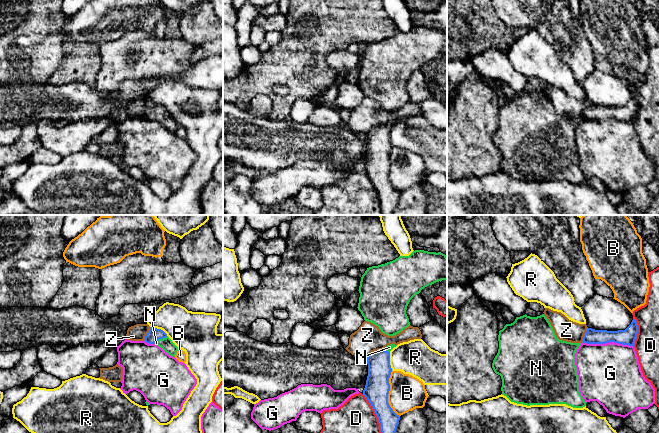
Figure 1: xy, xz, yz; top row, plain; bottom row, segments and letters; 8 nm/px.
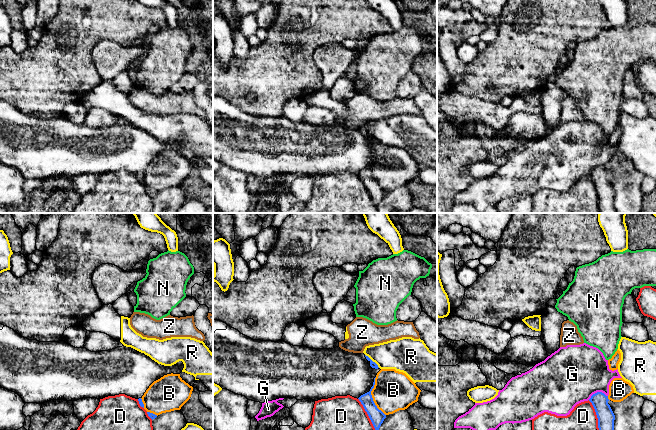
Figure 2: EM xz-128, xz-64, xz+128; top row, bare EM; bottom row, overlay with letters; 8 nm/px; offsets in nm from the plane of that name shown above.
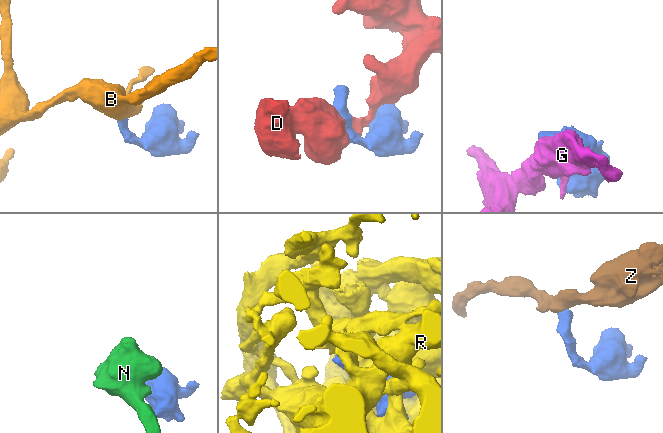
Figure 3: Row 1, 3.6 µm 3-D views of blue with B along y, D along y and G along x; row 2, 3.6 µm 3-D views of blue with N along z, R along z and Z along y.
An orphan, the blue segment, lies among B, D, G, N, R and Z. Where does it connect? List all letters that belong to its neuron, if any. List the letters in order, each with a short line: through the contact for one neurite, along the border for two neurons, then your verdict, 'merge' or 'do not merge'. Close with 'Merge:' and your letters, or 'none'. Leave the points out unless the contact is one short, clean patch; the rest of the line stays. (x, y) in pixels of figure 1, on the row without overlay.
B: xz (391, 146), (388, 180), (399, 192) | do not merge
D: do not merge
G: do not merge
N: xy (154, 110), (160, 114), (166, 120) | merge
R: do not merge
Z: xz (383, 124), (372, 127), (365, 133) | do not merge
Merge: N

